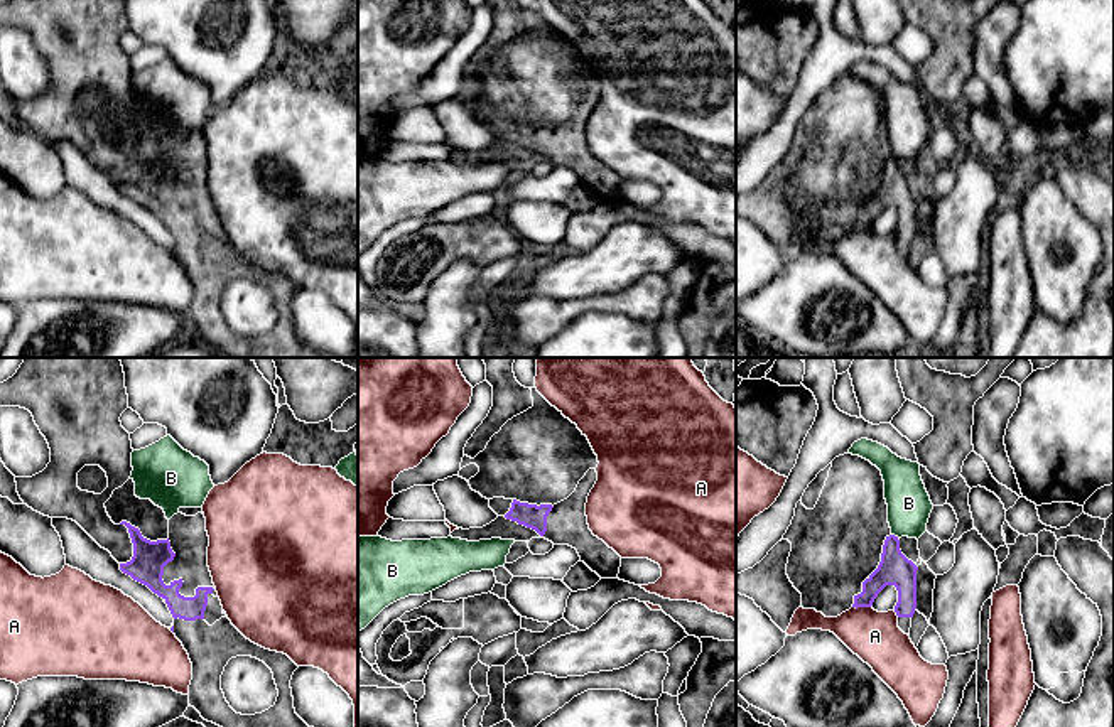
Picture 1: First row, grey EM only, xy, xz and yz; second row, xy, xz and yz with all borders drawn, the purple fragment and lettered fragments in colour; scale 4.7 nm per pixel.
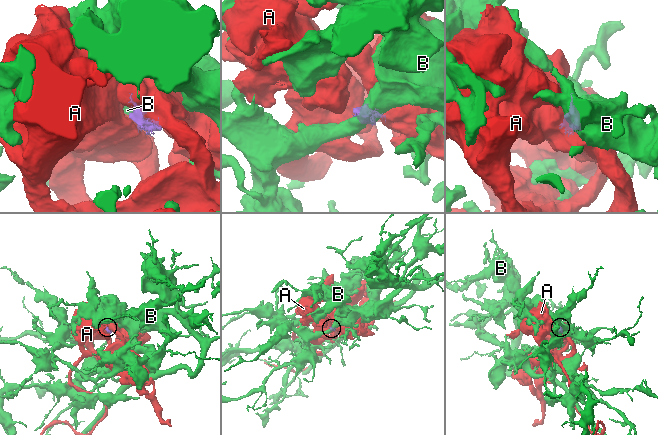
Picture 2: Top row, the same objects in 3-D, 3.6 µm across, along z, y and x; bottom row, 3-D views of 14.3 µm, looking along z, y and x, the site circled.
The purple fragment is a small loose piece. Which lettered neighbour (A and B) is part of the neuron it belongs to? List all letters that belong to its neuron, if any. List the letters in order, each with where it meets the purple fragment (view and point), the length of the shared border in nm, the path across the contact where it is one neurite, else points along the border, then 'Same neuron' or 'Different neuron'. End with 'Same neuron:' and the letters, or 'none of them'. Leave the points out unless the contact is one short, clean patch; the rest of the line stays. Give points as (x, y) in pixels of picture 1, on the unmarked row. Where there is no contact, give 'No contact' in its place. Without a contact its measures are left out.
A: Touches purple at yz (861, 228). Shared border 90 nm. Different neuron
B: Touches purple at yz (893, 157). Shared border 40 nm. Boundary: yz (892, 156), (898, 159). Different neuron
Same neuron: none of them

